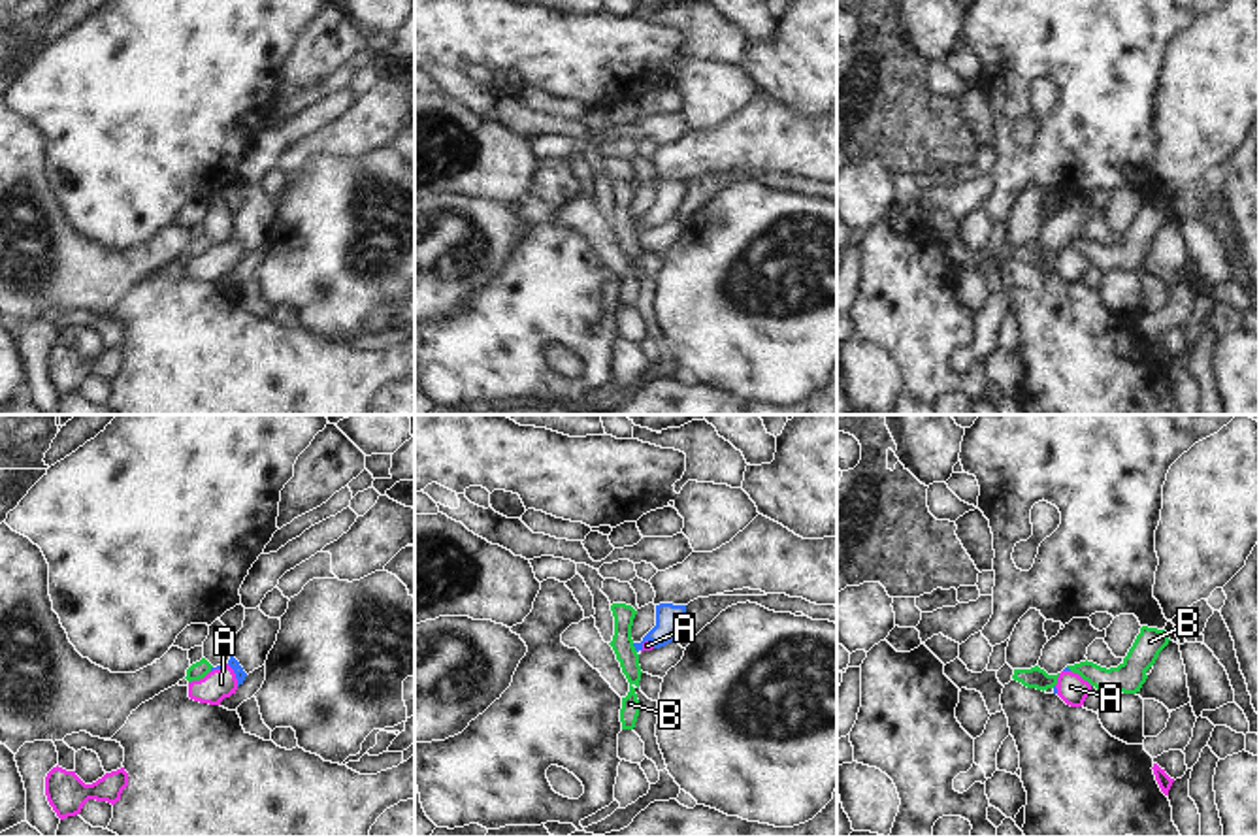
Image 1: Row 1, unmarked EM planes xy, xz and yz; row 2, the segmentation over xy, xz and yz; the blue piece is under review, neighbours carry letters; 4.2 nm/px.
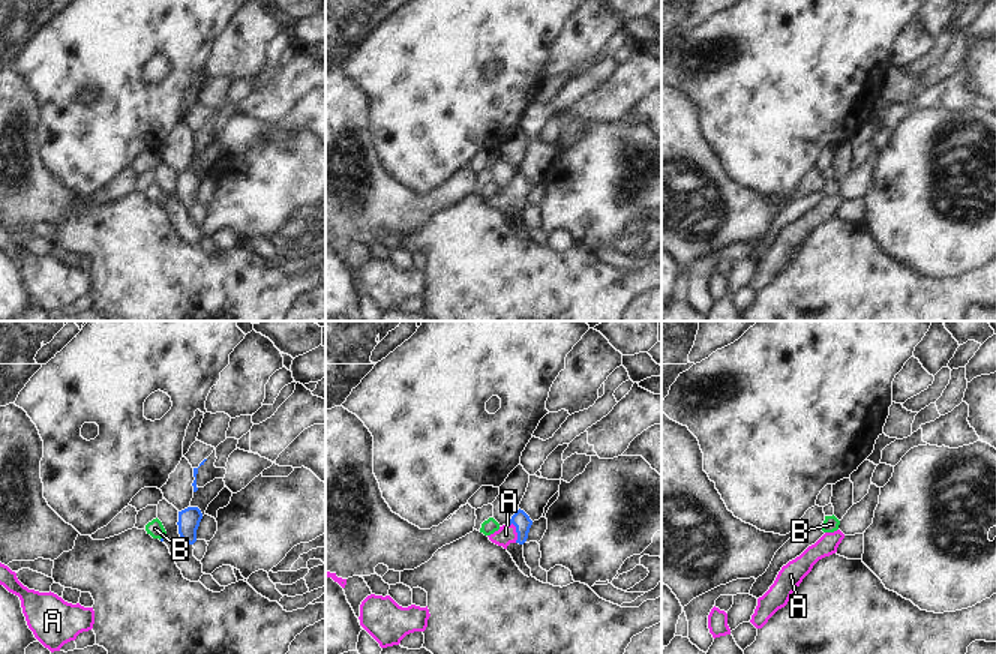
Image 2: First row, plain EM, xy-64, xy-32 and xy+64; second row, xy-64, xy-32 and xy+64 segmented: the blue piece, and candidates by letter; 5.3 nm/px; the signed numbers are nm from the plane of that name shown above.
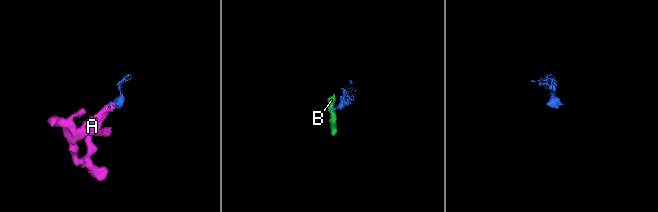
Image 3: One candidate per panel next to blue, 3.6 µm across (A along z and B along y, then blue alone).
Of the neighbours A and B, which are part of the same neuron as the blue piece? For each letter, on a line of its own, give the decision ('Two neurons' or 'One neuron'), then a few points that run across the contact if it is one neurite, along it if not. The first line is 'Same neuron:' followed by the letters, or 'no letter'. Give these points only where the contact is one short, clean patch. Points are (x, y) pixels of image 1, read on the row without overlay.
Same neuron: A
A: One neuron. Line: xy (232, 240), (230, 244), (221, 261)
B: Two neurons. Line: xz (632, 221), (637, 229).

